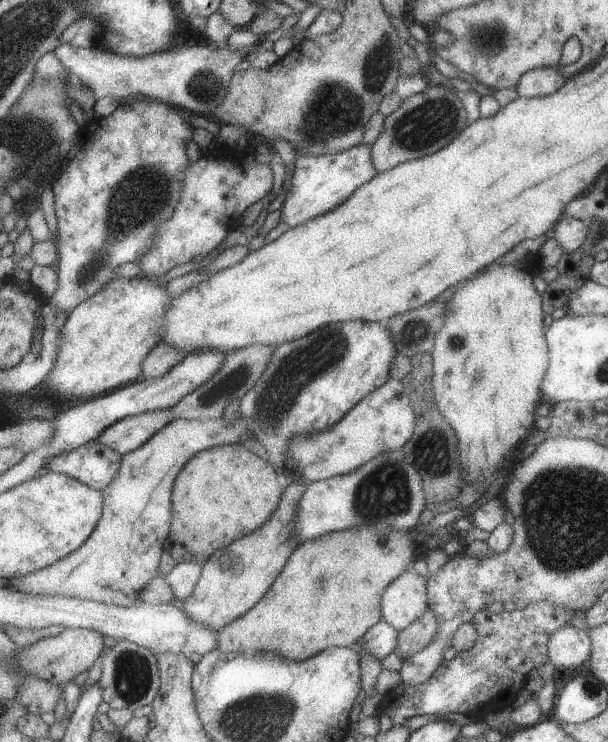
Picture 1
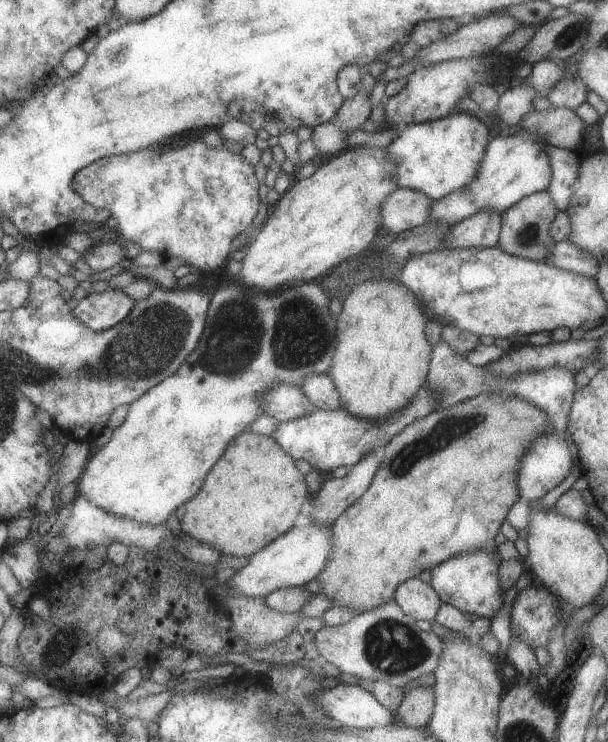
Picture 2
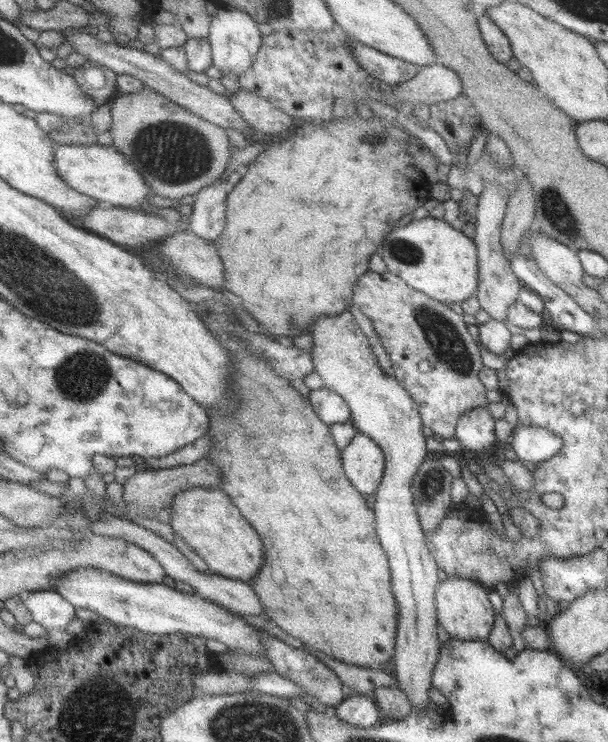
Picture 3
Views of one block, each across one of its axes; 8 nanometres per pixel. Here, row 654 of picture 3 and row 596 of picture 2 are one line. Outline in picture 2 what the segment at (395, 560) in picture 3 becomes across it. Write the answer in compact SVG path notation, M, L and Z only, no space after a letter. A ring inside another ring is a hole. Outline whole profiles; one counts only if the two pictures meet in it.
M420 576L403 582L397 589L395 600L415 620L435 622L435 616L443 604L435 587Z

